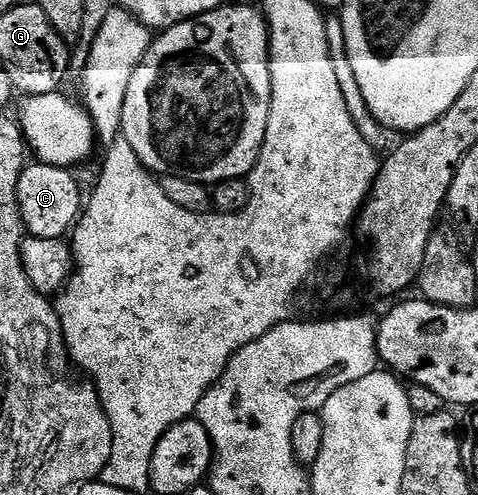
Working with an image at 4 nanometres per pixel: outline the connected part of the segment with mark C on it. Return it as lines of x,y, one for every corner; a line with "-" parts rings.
40,161
26,166
19,177
17,204
24,230
35,237
59,239
70,234
83,210
83,191
72,170
52,167

